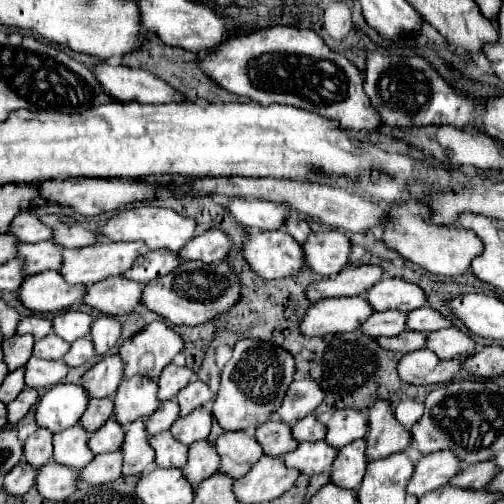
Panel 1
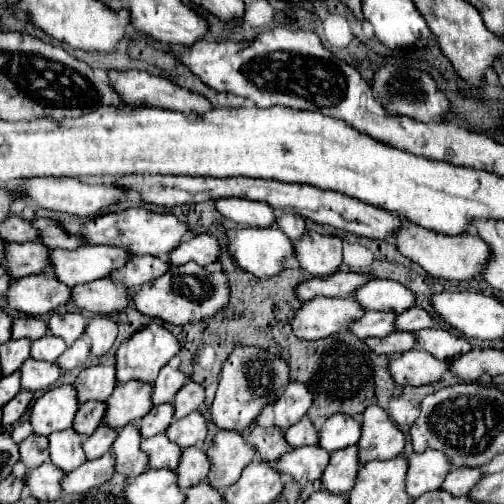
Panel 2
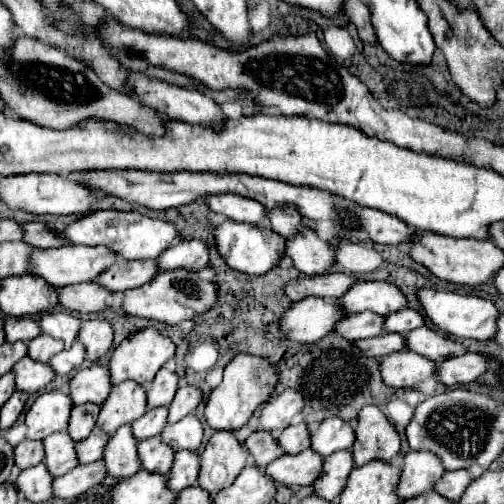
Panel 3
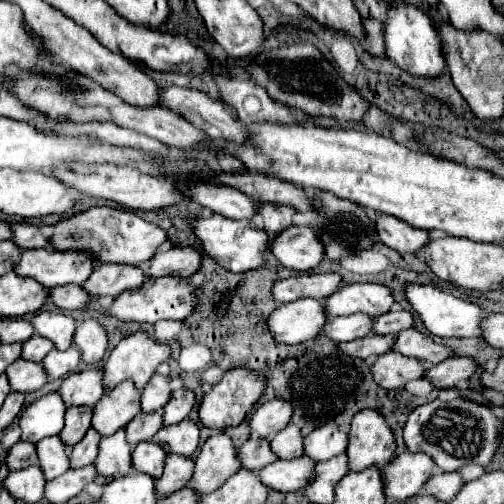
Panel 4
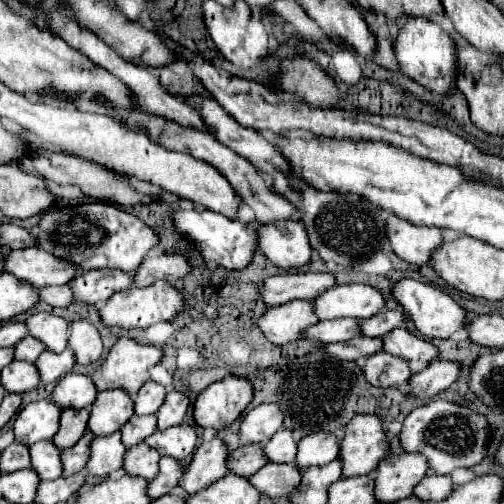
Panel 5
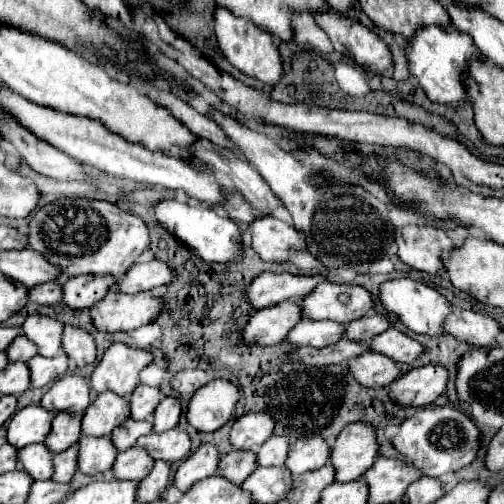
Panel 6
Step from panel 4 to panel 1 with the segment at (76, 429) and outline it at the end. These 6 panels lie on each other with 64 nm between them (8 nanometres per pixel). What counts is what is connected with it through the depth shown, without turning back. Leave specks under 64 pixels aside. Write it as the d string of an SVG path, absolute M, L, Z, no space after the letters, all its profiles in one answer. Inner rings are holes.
M92 398L88 402L88 412L84 412L84 416L80 418L80 424L84 424L88 432L96 432L112 414L114 414L112 398Z

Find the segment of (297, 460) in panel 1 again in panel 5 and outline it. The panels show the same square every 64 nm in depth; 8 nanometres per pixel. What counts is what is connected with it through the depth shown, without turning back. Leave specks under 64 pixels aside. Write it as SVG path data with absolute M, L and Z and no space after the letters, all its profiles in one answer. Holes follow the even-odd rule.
M268 462L250 480L264 496L280 498L280 496L290 496L292 492L296 492L302 480L302 470L296 468L296 464Z

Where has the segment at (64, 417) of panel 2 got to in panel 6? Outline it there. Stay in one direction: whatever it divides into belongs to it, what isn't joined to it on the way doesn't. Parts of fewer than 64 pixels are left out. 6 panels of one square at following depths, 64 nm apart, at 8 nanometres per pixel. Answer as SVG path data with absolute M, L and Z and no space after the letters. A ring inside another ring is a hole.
M26 406L14 414L8 426L8 442L16 448L24 448L34 442L44 442L52 430L54 414L44 406Z

